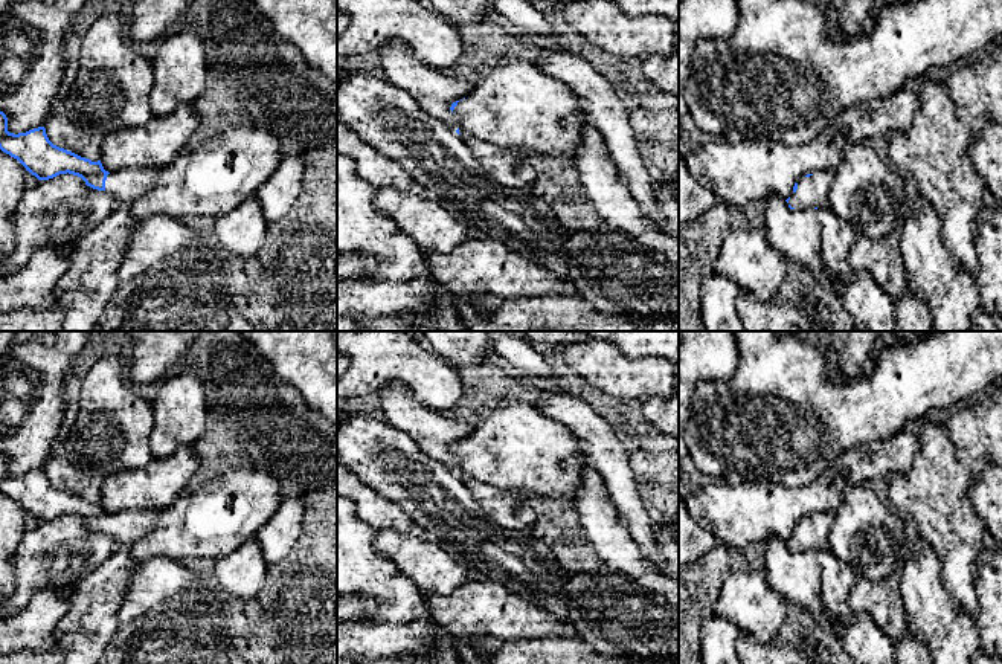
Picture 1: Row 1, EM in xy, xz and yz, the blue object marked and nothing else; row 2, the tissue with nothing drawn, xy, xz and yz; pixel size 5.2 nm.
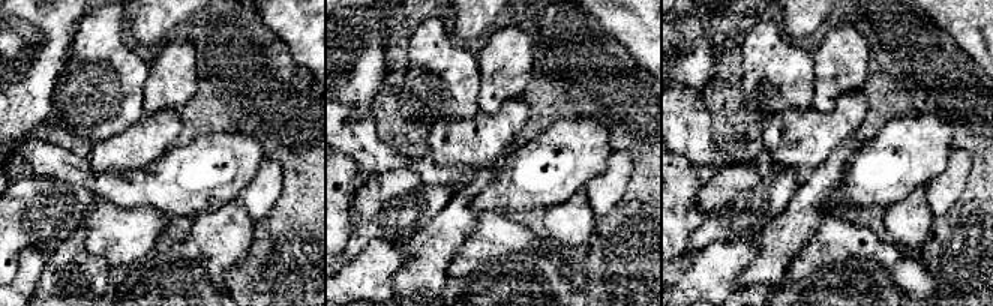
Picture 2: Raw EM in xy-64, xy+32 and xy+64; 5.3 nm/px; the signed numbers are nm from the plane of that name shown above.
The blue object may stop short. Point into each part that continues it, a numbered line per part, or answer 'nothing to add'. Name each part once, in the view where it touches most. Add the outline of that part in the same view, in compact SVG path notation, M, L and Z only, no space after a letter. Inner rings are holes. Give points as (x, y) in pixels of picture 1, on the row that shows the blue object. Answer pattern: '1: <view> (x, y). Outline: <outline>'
1: xy (223, 173). Outline: M233 127L192 151L180 151L168 165L110 172L105 192L111 194L117 205L128 205L140 218L163 214L178 220L215 220L255 197L256 191L278 171L282 157L279 139L268 128Z

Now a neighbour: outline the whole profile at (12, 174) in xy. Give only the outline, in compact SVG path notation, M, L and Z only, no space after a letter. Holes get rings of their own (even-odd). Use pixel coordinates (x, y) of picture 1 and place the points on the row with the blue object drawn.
M0 150L0 256L6 256L15 246L12 214L26 186L26 168Z

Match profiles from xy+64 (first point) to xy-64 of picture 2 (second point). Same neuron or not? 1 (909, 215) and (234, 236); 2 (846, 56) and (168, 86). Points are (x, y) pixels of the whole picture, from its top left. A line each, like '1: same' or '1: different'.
1: same
2: same

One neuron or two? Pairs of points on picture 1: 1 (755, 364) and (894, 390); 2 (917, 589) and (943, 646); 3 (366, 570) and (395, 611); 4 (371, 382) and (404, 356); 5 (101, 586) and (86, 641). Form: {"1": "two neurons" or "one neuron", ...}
{"1": "one neuron", "2": "one neuron", "3": "one neuron", "4": "one neuron", "5": "one neuron"}

